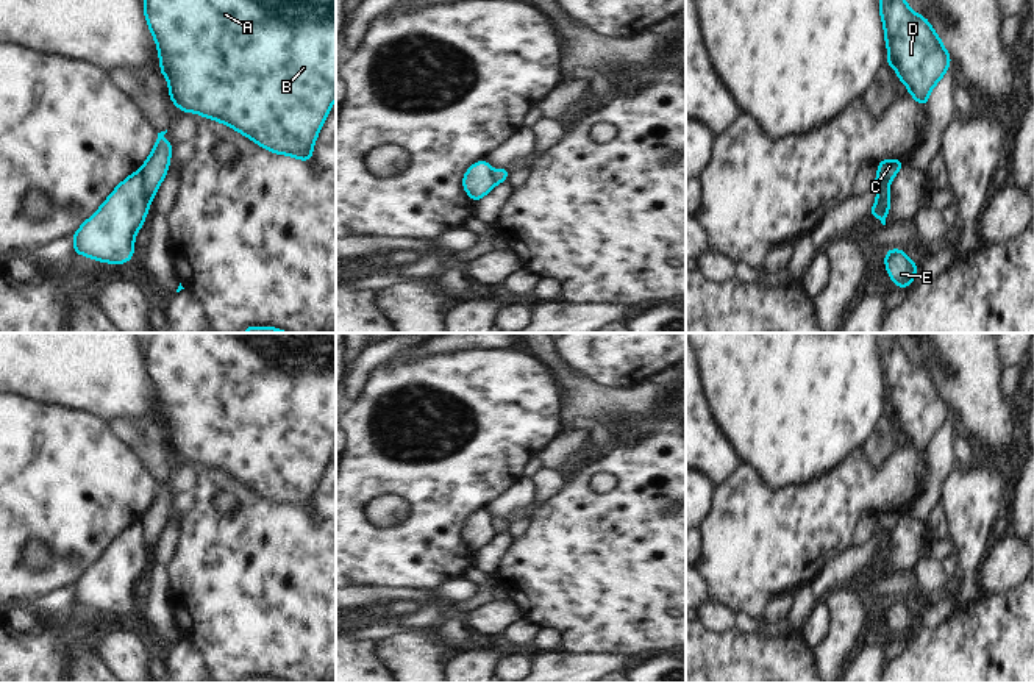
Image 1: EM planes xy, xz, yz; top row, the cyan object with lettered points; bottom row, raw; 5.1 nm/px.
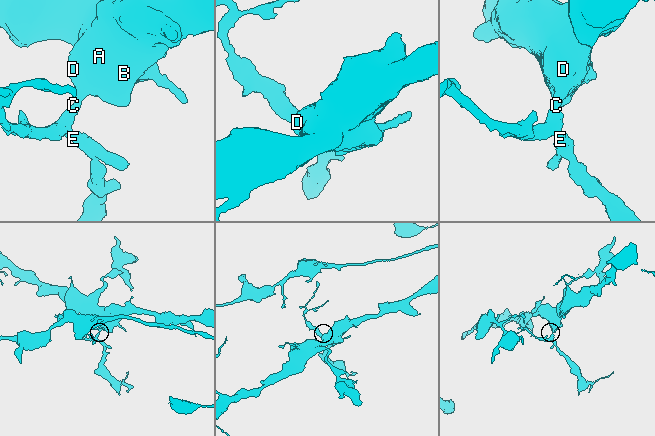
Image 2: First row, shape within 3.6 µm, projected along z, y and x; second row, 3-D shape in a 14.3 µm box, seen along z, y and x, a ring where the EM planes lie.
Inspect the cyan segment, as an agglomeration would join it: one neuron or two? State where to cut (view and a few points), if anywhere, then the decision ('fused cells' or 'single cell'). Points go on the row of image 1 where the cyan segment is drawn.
cut xy (138, 171), (149, 200); fused cells

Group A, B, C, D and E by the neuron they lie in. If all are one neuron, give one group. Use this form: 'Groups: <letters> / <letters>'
Groups: A B C D / E.

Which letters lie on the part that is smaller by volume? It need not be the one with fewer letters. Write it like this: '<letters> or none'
E

